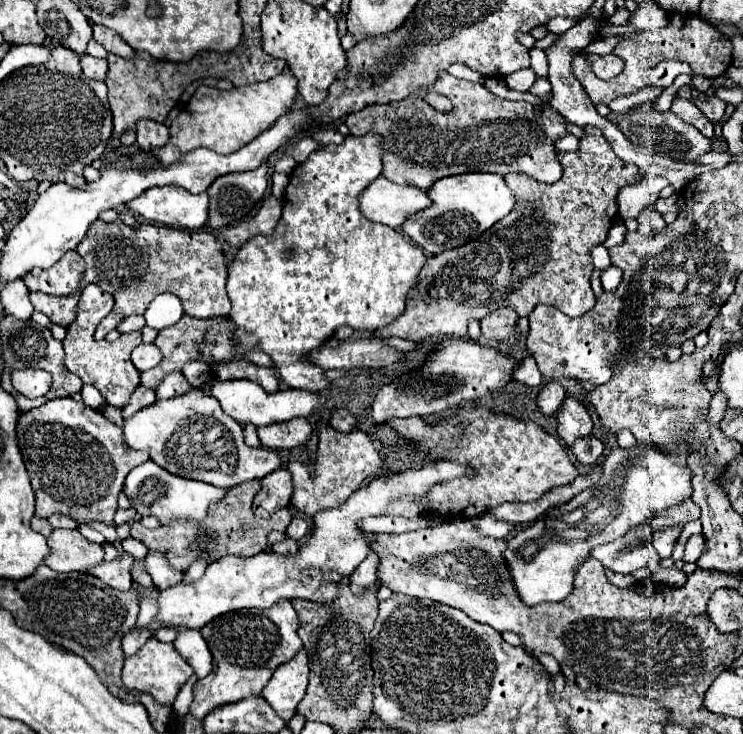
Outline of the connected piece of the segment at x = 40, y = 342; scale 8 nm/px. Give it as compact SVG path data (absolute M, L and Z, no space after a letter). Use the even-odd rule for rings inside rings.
M16 320L16 324L8 324L8 336L2 336L2 340L4 340L2 342L2 358L4 358L4 364L6 364L4 374L2 374L2 388L16 398L18 408L22 412L32 410L32 408L40 406L42 402L32 402L26 396L18 394L10 384L10 372L20 370L20 368L30 368L32 362L34 362L34 368L46 368L54 378L54 388L46 394L46 402L52 400L52 398L68 398L68 396L80 392L82 382L78 380L78 376L74 376L72 372L66 370L66 366L64 366L64 348L62 348L62 344L58 340L52 338L48 328L44 328L44 326L40 326L40 324L32 322L32 320Z

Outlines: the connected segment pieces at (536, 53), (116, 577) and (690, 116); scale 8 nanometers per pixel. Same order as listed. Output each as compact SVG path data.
M534 48L534 50L530 50L530 56L532 56L530 68L534 70L534 74L536 74L538 78L548 78L548 60L546 60L544 50Z
M124 554L122 558L116 558L114 562L98 564L98 568L92 568L90 574L100 578L104 584L124 592L124 590L130 590L130 586L132 586L132 576L130 576L132 564L134 564L134 558Z
M676 96L670 110L672 110L676 116L680 116L684 122L688 122L688 124L692 124L696 130L700 130L706 138L710 138L710 140L714 138L714 124L712 124L690 100L684 100L684 98Z

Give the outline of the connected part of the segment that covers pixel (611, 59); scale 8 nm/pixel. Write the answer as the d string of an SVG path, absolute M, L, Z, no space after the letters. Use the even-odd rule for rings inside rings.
M584 52L590 68L594 70L594 74L602 80L610 80L614 76L618 76L618 72L622 72L622 60L614 54L606 54L606 56L598 56L598 54L588 54Z

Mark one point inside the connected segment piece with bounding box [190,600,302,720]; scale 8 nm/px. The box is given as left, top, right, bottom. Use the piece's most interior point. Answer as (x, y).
(247, 646)

